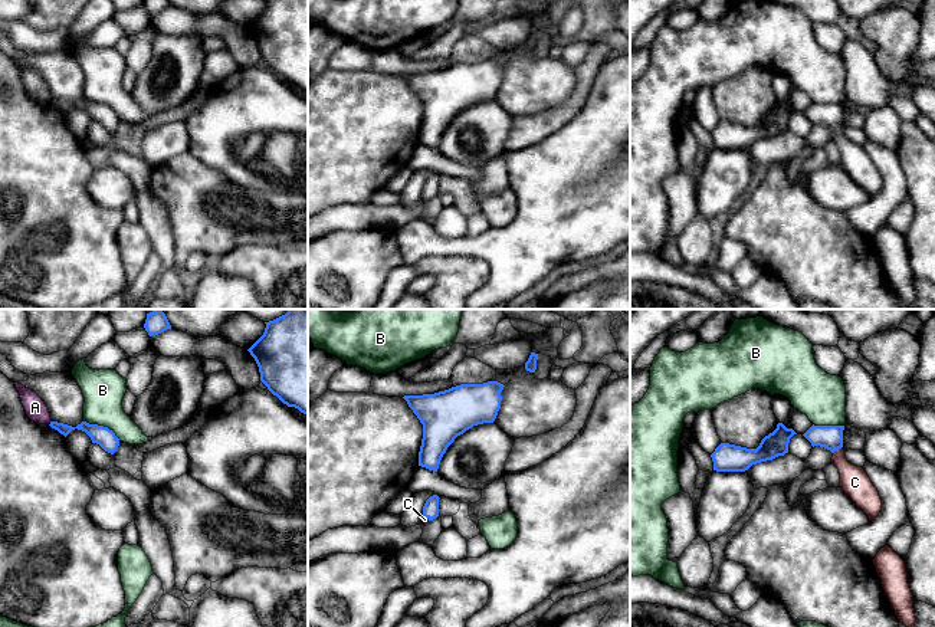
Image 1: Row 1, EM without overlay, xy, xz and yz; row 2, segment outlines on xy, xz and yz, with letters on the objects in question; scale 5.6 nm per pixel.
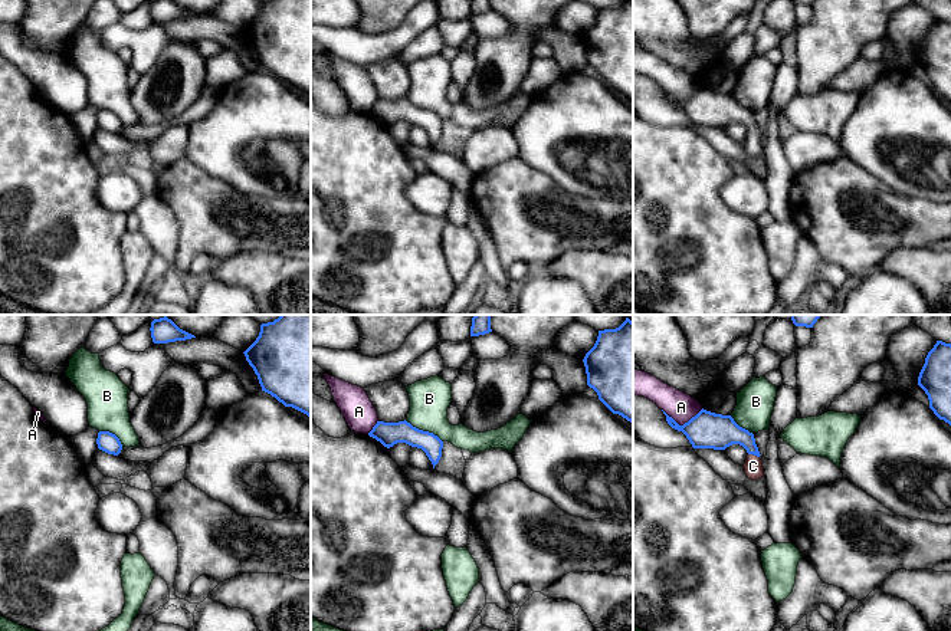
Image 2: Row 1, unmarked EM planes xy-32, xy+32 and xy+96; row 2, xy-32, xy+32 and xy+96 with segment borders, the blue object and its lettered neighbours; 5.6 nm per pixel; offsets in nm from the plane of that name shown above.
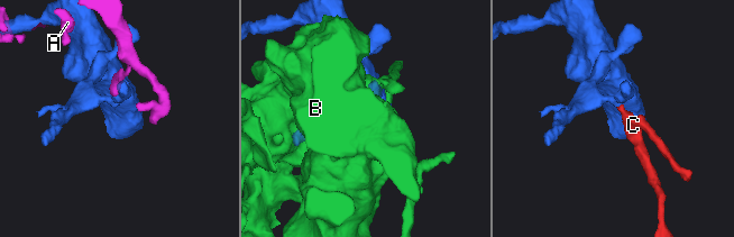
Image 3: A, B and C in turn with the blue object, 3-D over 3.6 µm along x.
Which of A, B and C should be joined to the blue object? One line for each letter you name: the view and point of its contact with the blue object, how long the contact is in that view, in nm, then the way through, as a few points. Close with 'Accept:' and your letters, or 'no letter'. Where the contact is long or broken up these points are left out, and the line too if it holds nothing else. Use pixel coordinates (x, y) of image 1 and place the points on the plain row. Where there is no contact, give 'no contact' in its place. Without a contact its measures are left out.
C: yz (837, 127) | 70 nm | across yz (830, 115), (837, 127), (839, 138), (855, 160)
Accept: C

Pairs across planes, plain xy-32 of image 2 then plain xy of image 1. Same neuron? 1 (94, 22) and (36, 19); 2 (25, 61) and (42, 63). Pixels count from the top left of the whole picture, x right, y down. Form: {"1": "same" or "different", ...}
{"1": "different", "2": "same"}

